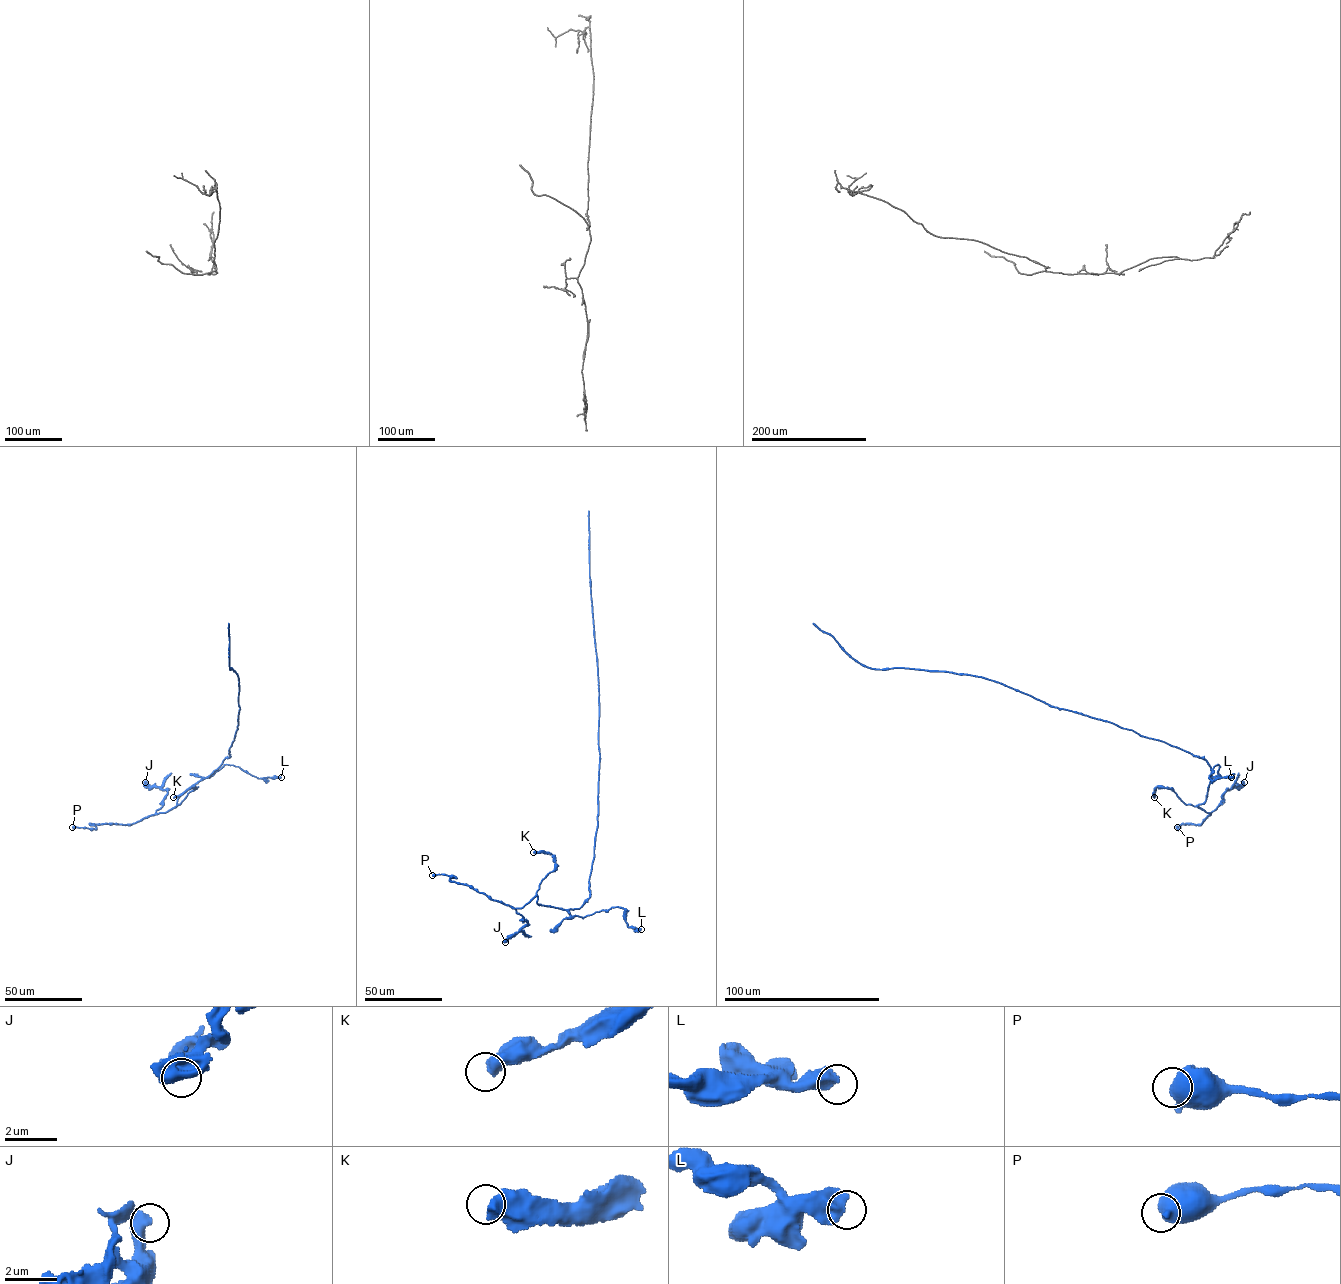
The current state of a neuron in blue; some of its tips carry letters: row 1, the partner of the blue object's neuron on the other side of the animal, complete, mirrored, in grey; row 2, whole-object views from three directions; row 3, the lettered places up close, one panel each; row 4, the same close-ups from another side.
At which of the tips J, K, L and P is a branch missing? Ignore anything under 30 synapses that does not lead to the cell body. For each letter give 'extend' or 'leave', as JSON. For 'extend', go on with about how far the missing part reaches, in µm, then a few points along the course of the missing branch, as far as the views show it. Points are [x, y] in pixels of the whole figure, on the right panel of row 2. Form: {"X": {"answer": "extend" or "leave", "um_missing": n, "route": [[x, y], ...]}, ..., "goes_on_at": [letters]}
{"J": {"answer": "leave"}, "K": {"answer": "leave"}, "L": {"answer": "leave"}, "P": {"answer": "leave"}, "goes_on_at": []}

